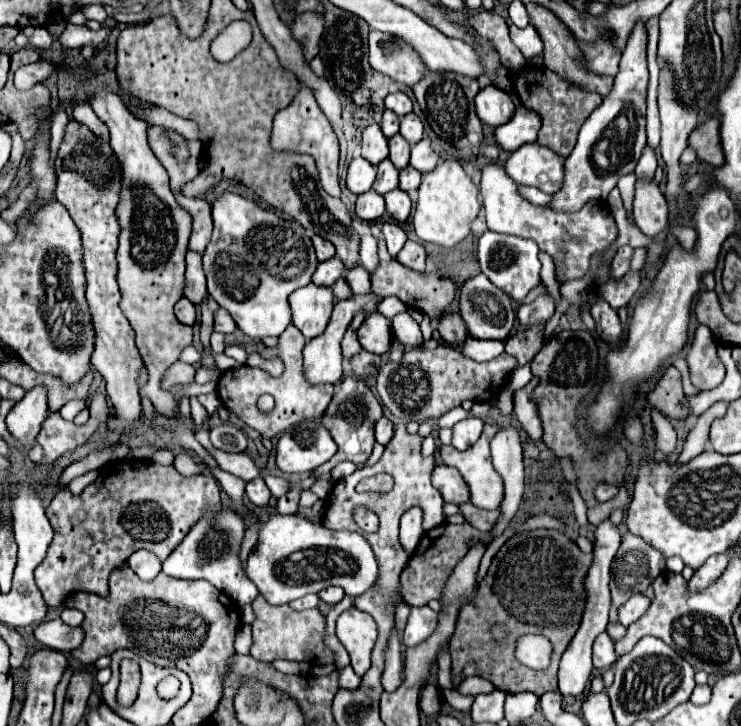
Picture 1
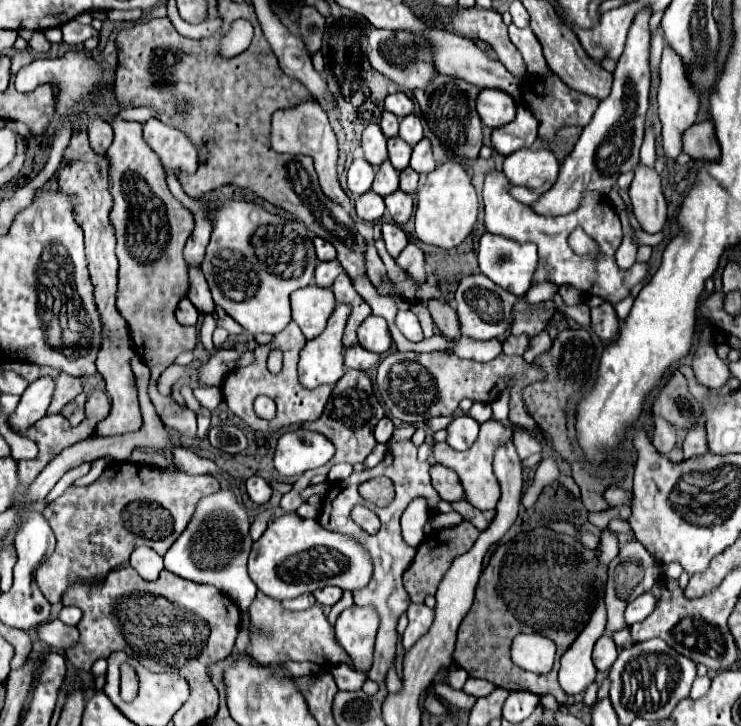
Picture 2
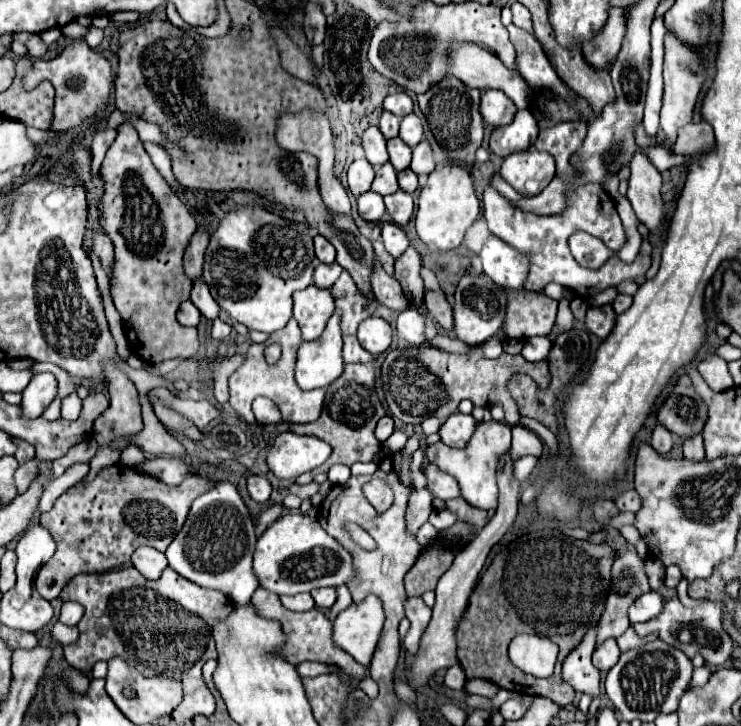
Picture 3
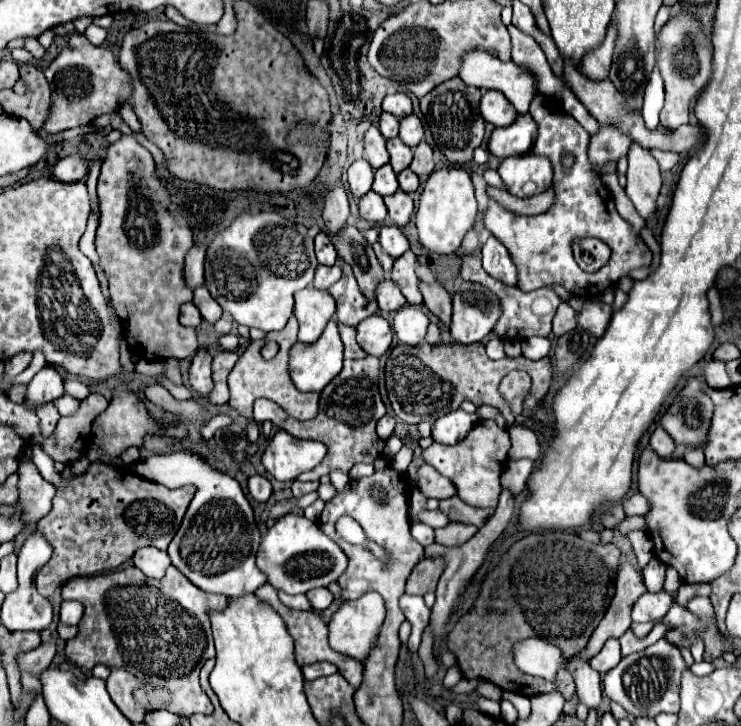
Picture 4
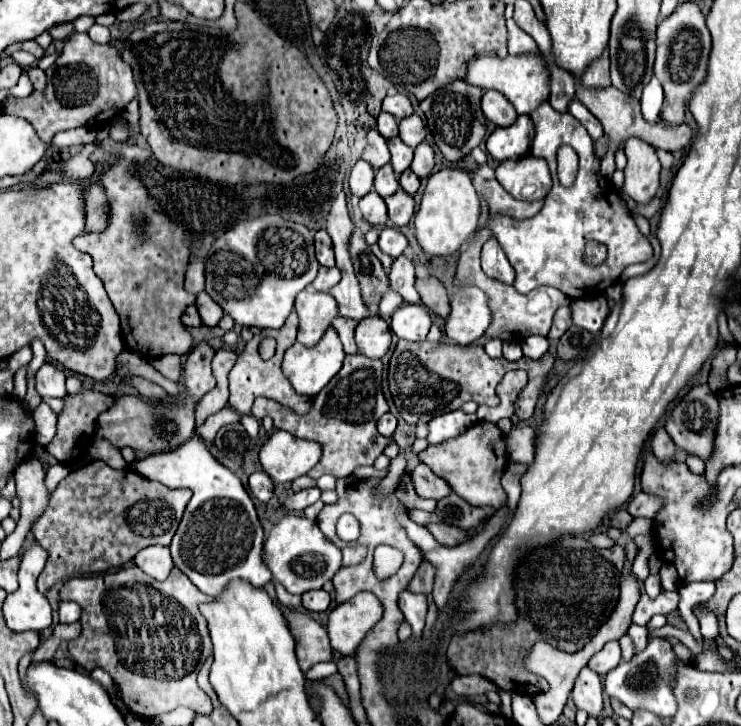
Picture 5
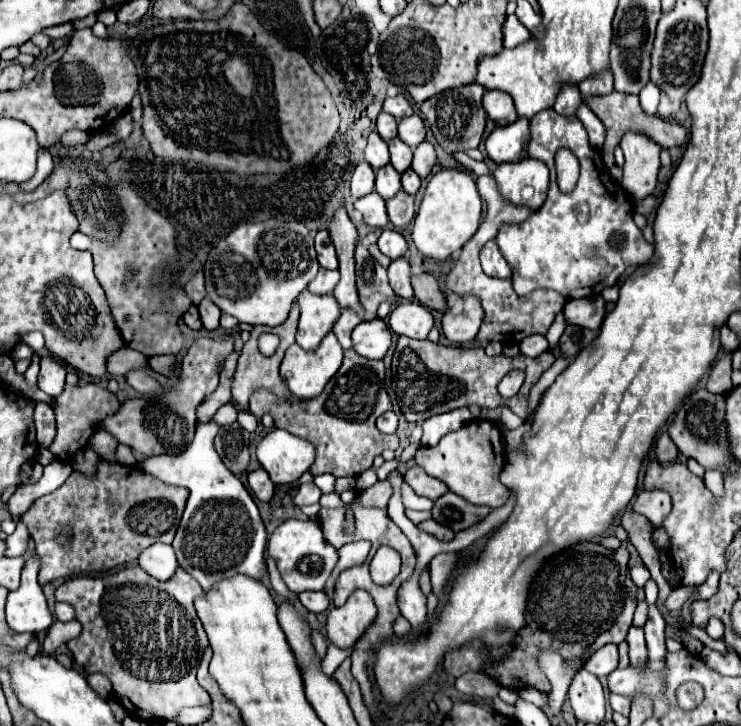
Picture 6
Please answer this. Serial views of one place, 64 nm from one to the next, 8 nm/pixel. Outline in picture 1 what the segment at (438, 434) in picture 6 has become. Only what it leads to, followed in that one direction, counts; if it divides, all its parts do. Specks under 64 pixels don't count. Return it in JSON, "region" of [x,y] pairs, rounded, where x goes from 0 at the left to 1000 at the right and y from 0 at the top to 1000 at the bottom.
{"region":[[[634,573],[629,579],[621,579],[610,592],[613,592],[610,614],[618,617],[618,620],[629,620],[648,603],[648,598],[653,592],[653,579]]]}

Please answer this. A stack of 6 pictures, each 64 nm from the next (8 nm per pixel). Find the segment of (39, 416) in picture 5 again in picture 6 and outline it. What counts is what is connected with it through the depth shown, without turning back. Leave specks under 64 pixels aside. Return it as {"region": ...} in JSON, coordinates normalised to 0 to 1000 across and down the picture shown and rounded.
{"region":[[[51,554],[46,562],[46,584],[49,584],[50,612],[57,617],[65,617],[76,601],[76,576],[70,559]]]}

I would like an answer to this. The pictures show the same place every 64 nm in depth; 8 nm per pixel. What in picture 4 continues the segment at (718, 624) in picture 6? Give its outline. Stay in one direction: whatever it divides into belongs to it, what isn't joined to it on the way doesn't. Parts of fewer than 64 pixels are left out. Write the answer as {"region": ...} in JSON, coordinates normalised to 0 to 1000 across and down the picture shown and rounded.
{"region":[[[943,822],[943,825],[930,828],[927,839],[947,854],[950,864],[954,862],[955,854],[965,848],[962,835],[955,822]]]}

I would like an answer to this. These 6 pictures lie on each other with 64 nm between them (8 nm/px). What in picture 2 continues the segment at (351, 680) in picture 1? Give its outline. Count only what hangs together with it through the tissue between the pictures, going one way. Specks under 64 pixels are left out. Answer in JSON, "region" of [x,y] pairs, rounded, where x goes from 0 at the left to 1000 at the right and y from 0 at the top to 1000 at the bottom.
{"region":[[[456,915],[445,923],[459,950],[486,950],[486,928],[470,915]]]}

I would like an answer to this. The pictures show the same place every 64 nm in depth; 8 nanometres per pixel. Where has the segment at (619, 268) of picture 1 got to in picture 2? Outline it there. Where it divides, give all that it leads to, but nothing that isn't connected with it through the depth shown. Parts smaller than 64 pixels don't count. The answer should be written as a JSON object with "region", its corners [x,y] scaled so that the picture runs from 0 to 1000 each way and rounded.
{"region":[[[839,292],[837,303],[839,303],[839,314],[842,314],[842,331],[839,331],[837,342],[831,344],[831,364],[834,364],[837,372],[848,372],[856,364],[856,358],[858,358],[861,339],[850,328],[853,314],[850,314],[850,306],[848,306],[848,292]]]}

